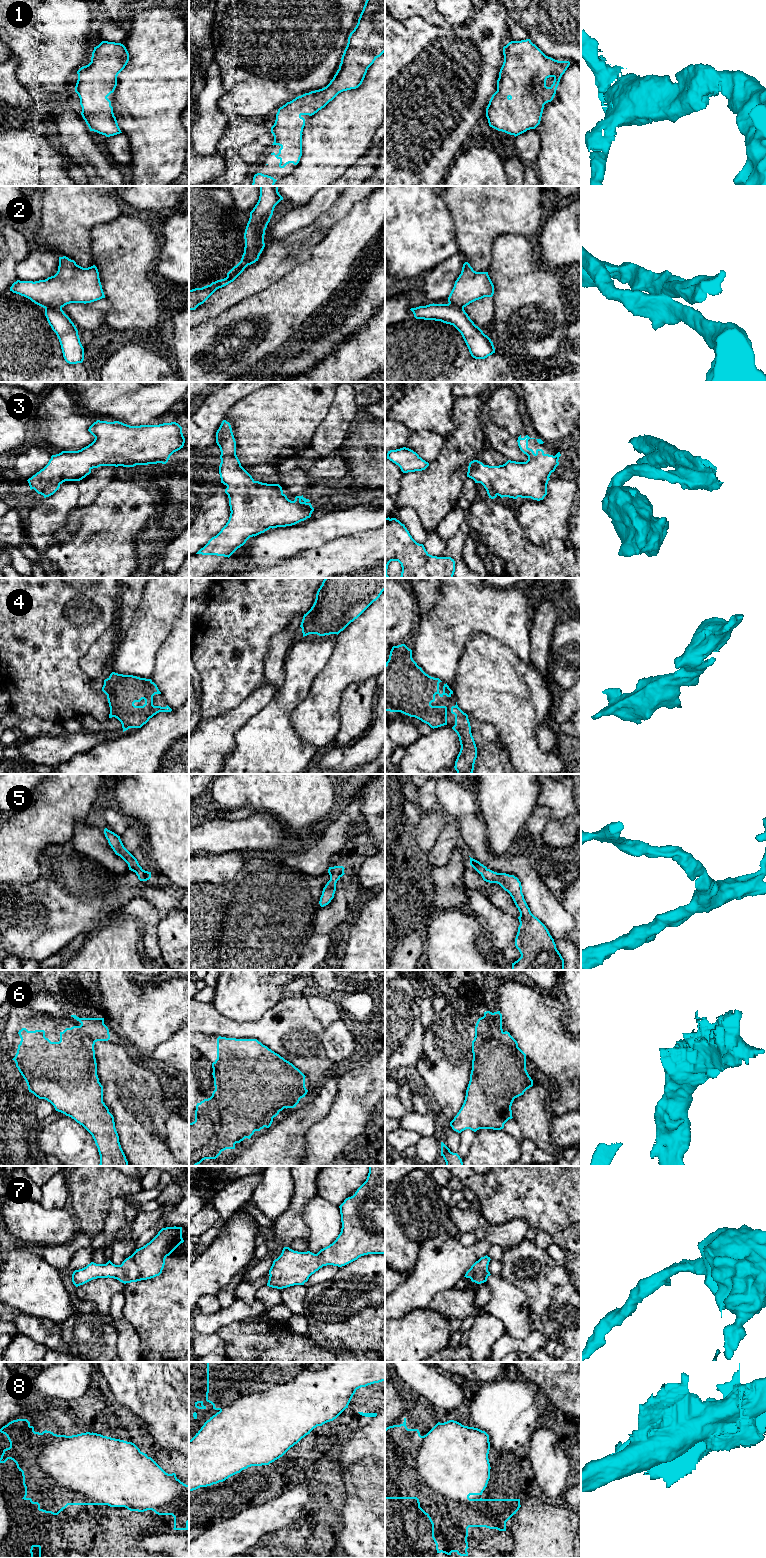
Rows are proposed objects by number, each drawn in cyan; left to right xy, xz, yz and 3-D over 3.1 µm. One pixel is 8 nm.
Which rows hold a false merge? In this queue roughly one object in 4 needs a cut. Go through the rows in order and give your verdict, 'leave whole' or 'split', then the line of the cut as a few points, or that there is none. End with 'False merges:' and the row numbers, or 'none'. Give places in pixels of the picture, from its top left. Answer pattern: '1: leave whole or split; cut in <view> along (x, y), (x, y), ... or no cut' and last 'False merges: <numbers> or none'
1: split; cut in xz along (285, 105), (278, 116), (274, 137), (280, 144), (297, 150)
2: split; cut in xy along (61, 307), (45, 308)
3: leave whole; no cut
4: leave whole; no cut
5: leave whole; no cut
6: leave whole; no cut
7: leave whole; no cut
8: leave whole; no cut
False merges: 1, 2

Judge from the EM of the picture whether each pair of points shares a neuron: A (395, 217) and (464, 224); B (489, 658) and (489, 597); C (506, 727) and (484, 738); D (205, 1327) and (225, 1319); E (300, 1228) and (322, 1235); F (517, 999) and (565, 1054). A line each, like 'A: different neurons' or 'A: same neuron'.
A: different neurons
B: same neuron
C: different neurons
D: same neuron
E: different neurons
F: same neuron

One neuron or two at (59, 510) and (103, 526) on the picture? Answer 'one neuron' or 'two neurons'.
two neurons

